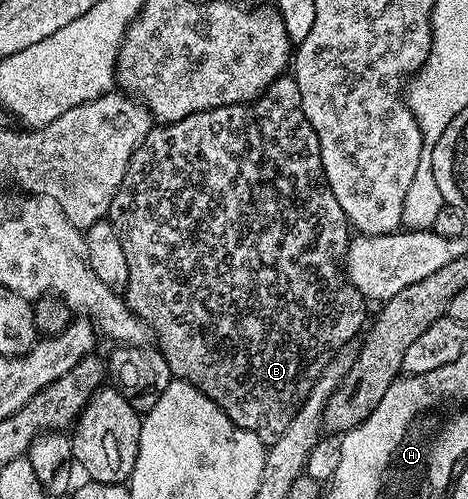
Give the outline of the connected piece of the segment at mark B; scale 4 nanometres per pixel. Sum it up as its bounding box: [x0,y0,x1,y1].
[109,76,368,439]

